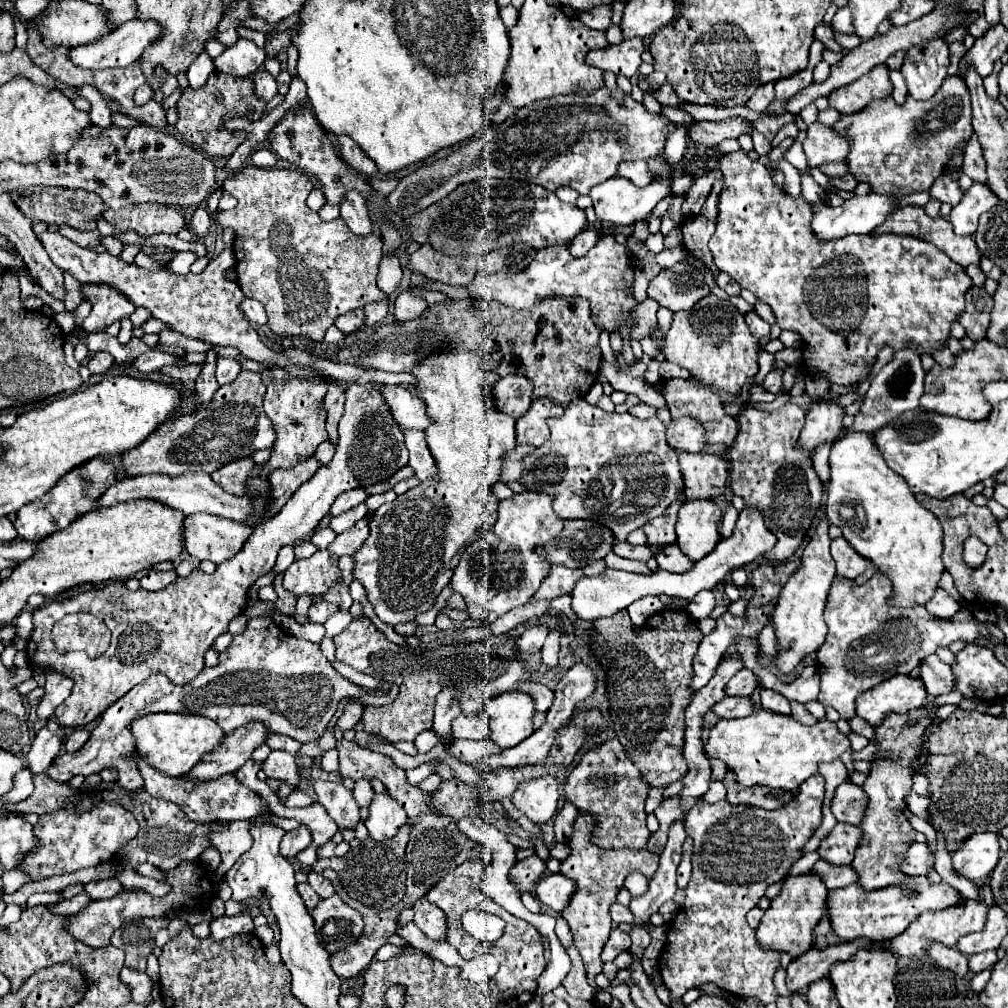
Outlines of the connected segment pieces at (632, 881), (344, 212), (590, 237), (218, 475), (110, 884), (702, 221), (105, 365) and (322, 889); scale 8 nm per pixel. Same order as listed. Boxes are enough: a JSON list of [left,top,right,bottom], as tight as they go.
[[625,873,649,897],[341,191,371,235],[569,227,599,257],[211,457,255,497],[85,877,123,901],[681,215,719,275],[87,353,113,373],[309,873,335,899]]

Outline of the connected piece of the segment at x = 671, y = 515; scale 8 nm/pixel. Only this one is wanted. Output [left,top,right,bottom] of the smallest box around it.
[641,503,681,545]

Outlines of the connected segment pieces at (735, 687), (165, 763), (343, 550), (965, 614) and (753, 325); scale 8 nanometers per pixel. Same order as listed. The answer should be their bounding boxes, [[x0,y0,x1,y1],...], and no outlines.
[[725,667,759,695],[131,713,225,775],[327,517,369,557],[817,571,1005,719],[745,311,771,339]]

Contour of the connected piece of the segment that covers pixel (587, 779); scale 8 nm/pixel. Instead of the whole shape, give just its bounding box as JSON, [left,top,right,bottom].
[565,737,651,849]

